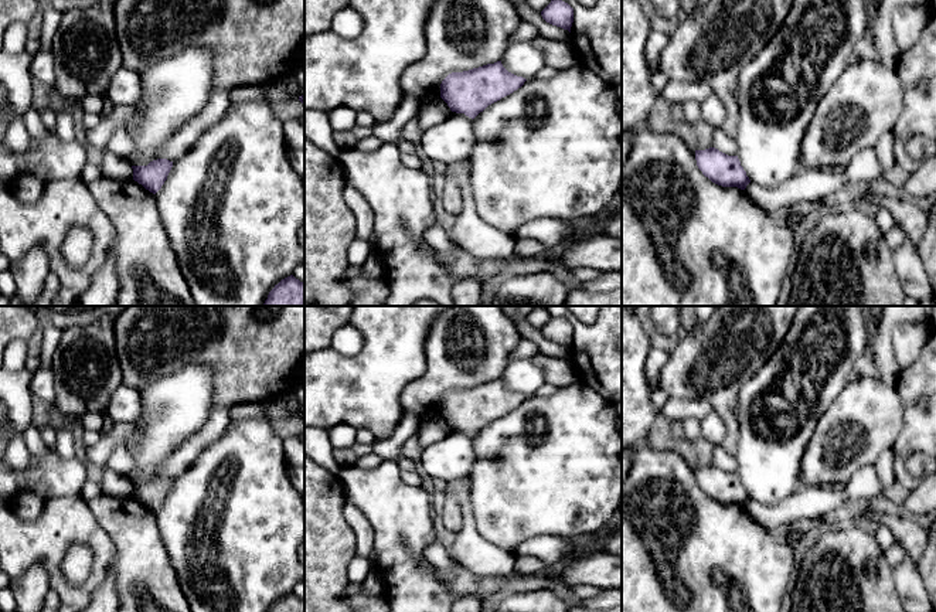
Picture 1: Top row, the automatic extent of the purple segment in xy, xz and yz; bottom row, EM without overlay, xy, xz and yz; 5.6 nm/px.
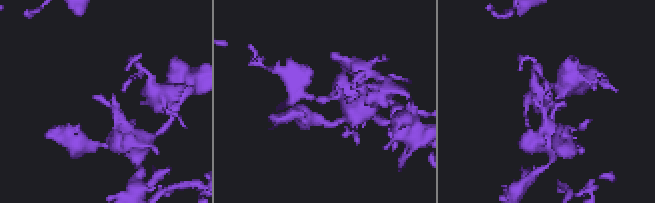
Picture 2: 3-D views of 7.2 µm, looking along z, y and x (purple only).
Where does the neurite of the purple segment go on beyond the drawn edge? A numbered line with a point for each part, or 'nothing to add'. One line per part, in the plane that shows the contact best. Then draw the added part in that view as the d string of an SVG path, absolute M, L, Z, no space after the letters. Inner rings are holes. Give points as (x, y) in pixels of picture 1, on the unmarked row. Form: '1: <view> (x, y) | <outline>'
nothing to add

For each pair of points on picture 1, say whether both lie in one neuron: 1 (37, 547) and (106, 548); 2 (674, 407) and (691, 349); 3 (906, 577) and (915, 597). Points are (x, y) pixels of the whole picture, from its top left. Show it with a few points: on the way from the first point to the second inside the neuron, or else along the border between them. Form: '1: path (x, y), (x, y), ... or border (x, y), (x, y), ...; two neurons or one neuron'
1: path (54, 537), (89, 536); one neuron
2: border (669, 395), (697, 400); two neurons
3: path (908, 581), (912, 592); one neuron

